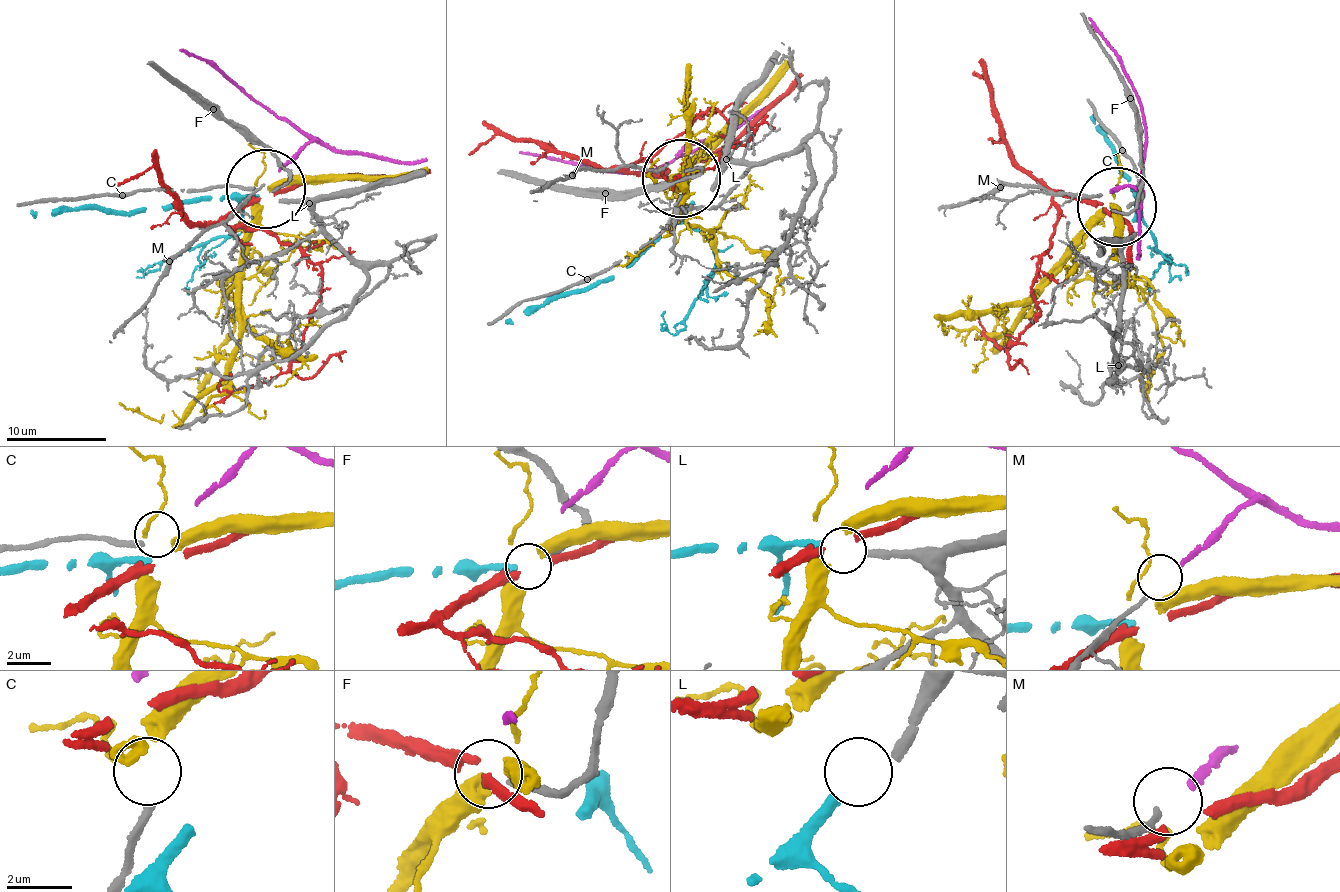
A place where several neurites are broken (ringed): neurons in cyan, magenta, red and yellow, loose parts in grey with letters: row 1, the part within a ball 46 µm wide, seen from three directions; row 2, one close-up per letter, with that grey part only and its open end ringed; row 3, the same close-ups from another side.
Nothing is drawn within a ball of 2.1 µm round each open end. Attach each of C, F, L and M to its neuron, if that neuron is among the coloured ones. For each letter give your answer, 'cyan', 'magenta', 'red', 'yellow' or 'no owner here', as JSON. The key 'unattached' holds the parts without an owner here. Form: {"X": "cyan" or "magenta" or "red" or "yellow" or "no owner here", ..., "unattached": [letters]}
{"C": "yellow", "F": "red", "L": "cyan", "M": "magenta", "unattached": []}

